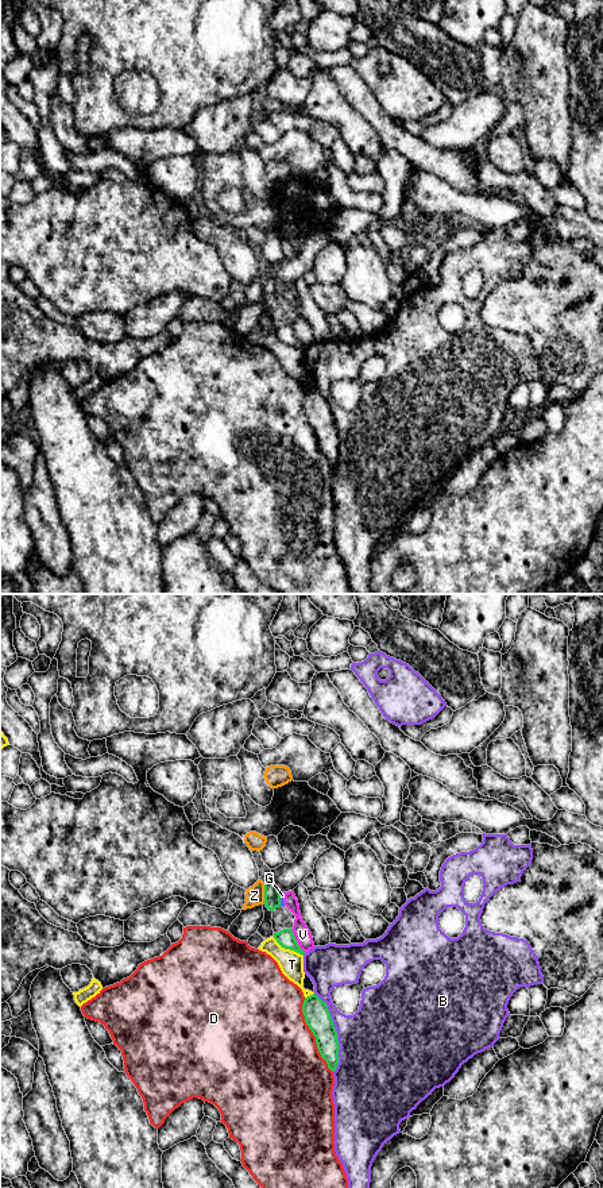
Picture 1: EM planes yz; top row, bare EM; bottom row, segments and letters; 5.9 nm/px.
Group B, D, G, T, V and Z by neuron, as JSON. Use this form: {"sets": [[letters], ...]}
{"sets": [["B"], ["D"], ["G", "V"], ["T"], ["Z"]]}

